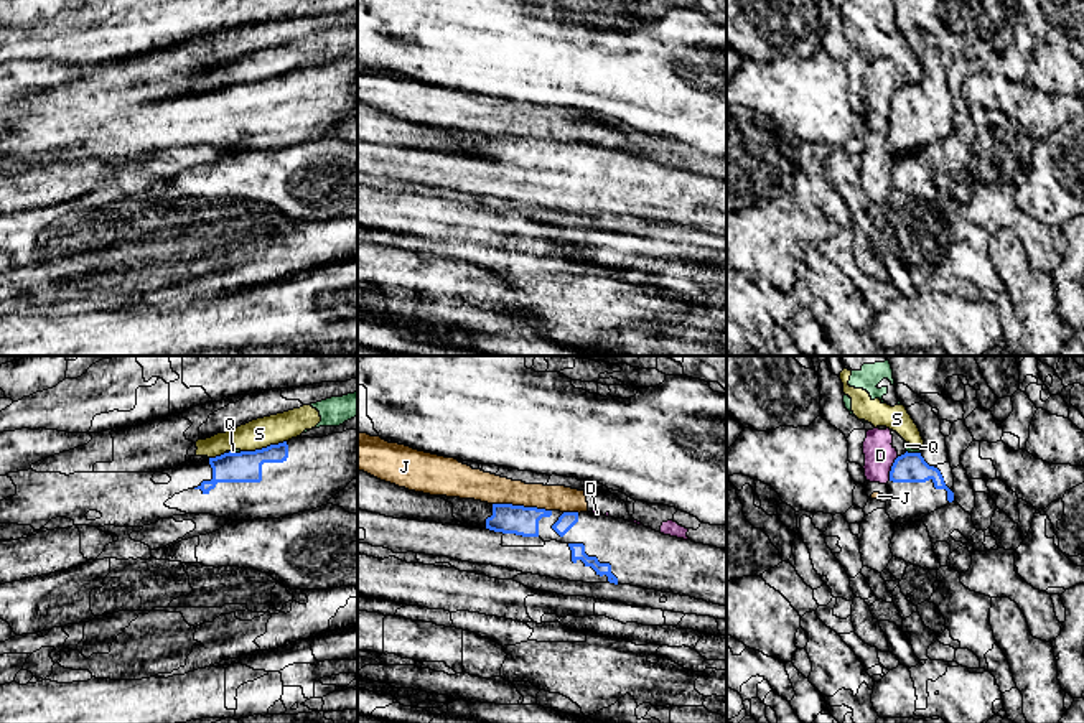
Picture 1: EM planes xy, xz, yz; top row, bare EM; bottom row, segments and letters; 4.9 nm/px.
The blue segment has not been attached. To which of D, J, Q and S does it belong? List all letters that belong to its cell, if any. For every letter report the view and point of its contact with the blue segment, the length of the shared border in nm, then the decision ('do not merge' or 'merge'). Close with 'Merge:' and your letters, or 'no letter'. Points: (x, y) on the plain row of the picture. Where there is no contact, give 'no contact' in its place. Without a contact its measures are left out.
D: meets blue in yz at (892, 99); contact 130 nm long; do not merge
J: meets blue in xz at (523, 137); contact 300 nm long; do not merge
Q: meets blue in xy at (231, 83); contact 80 nm long; do not merge
S: meets blue in xy at (262, 79); contact 240 nm long; do not merge
Merge: no letter

